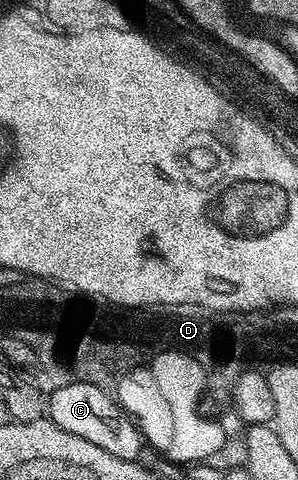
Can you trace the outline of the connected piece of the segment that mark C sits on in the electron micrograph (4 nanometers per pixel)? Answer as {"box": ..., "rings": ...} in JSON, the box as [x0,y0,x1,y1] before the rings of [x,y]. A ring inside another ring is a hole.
{"box":[49,381,145,460],"rings":[[[76,381],[51,393],[49,418],[65,429],[65,433],[77,433],[77,437],[85,437],[85,441],[101,445],[101,449],[105,449],[105,453],[113,453],[113,457],[138,460],[139,451],[145,446],[145,440],[131,416],[108,392],[93,384]]]}

